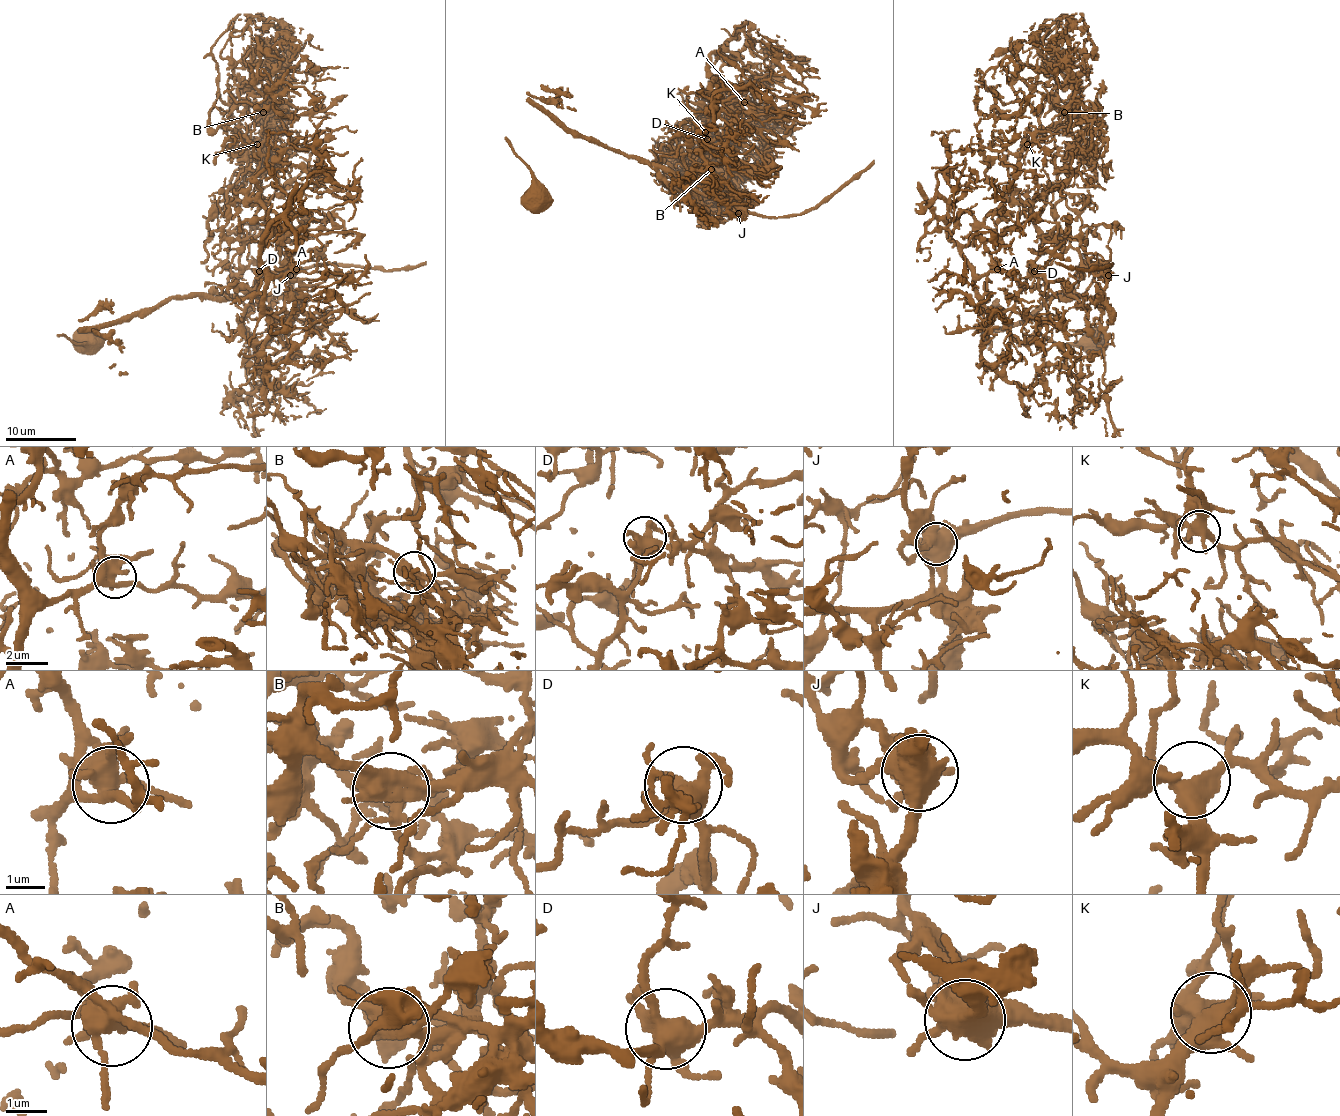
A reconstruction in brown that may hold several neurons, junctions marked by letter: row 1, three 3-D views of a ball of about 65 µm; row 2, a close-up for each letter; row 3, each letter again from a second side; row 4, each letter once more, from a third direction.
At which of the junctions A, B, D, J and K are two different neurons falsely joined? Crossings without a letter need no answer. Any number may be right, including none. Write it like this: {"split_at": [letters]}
{"split_at": ["B", "J"]}

